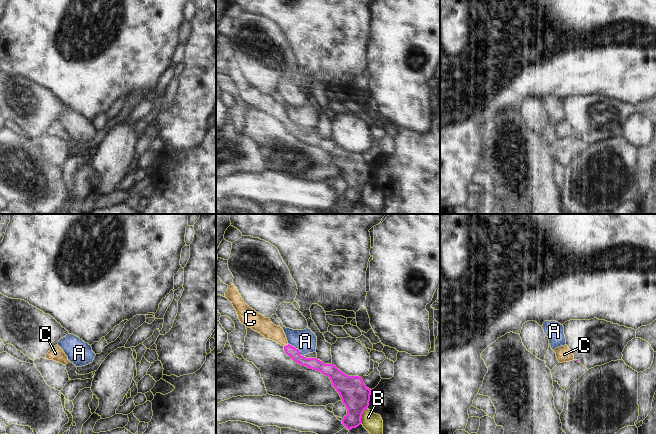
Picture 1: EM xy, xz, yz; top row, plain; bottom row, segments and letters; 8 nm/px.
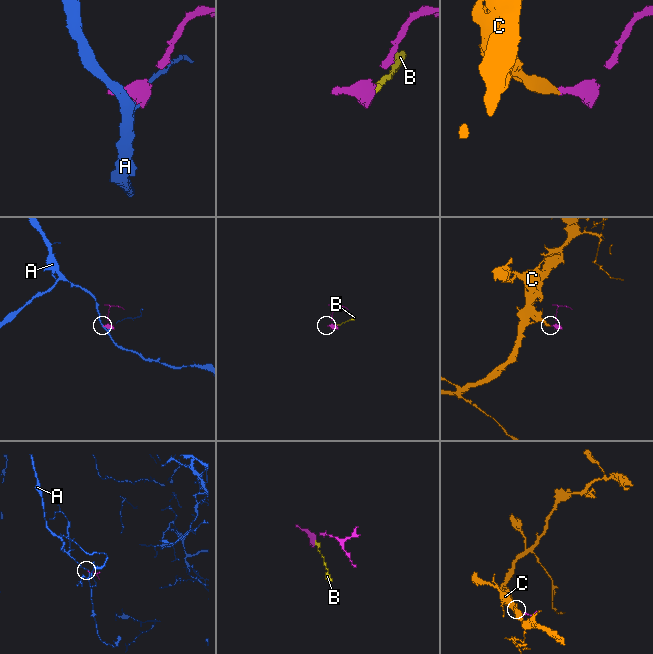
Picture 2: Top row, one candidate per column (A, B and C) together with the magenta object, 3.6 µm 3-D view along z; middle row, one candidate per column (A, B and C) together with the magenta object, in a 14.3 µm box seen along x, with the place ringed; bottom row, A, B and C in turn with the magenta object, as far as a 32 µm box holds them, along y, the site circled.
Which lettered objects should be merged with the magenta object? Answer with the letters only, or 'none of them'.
C

